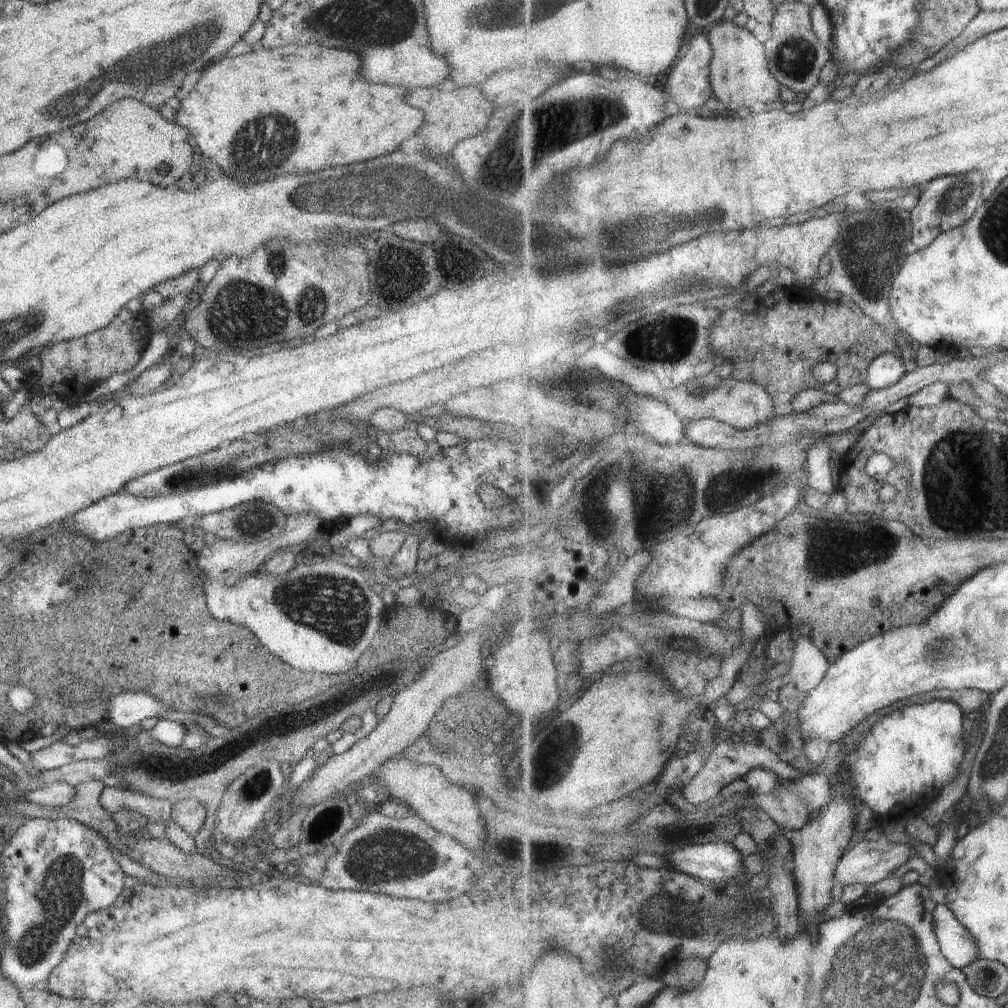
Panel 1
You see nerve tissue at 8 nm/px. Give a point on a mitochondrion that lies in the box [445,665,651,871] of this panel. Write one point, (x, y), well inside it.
(555, 755)

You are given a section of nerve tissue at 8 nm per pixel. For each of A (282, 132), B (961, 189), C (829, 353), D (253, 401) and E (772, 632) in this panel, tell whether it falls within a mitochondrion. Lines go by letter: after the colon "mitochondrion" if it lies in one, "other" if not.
A: mitochondrion
B: mitochondrion
C: other
D: other
E: other

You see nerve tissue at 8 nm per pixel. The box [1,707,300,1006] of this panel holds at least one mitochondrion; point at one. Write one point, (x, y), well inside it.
(55, 905)

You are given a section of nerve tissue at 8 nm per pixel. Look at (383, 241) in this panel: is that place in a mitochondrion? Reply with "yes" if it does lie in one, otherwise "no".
no

